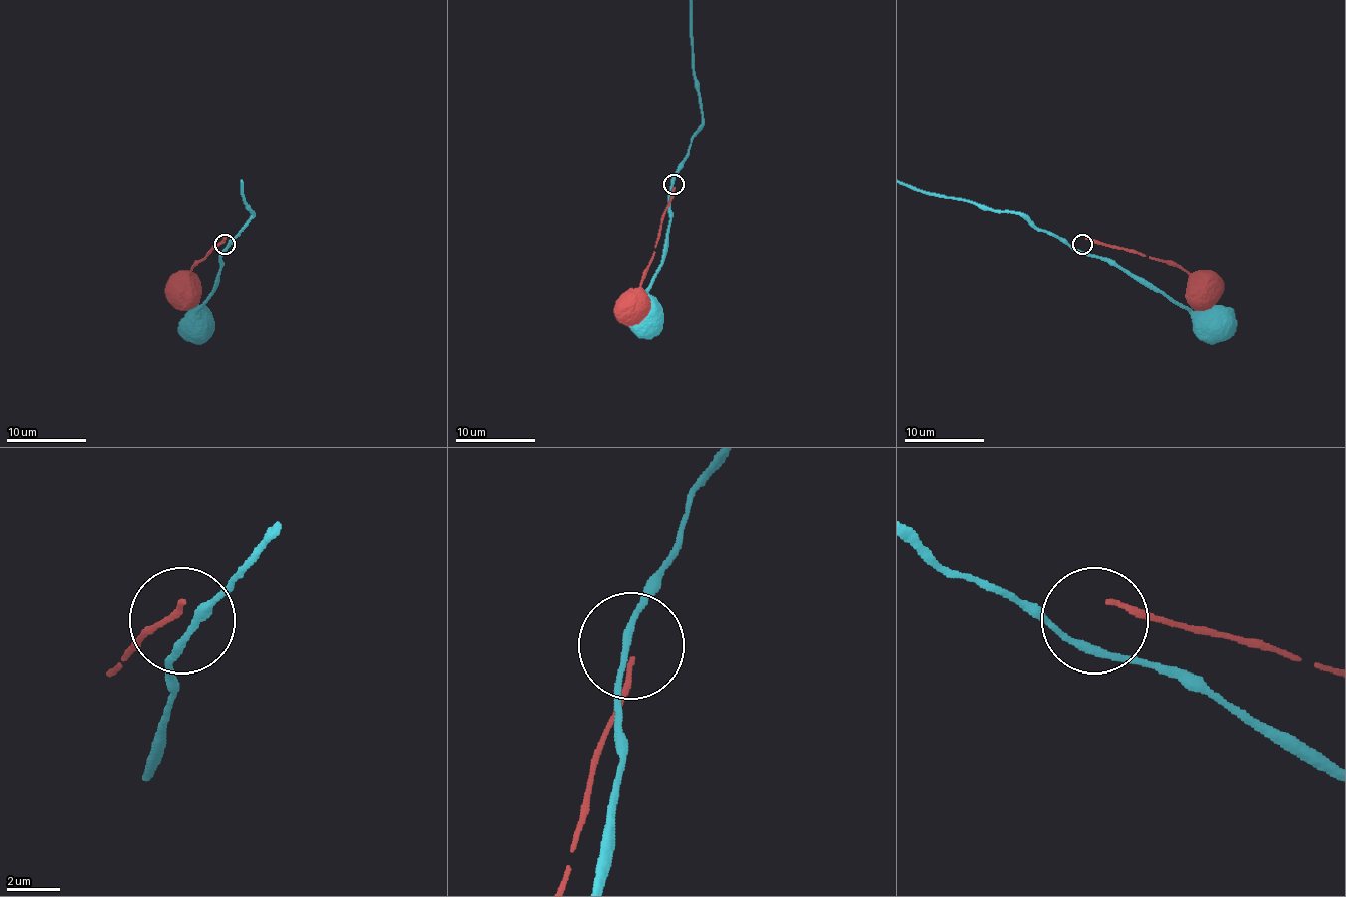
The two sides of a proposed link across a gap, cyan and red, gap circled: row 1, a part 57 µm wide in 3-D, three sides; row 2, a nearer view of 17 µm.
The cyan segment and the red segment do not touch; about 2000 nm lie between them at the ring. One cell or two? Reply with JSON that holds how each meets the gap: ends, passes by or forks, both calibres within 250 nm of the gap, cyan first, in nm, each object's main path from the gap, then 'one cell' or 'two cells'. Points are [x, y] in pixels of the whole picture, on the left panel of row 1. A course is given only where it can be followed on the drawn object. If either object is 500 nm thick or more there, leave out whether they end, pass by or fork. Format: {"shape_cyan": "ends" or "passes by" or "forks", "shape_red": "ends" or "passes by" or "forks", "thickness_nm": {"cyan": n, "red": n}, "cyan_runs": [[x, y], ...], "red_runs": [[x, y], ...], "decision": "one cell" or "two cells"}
{"shape_cyan": "passes by", "shape_red": "ends", "thickness_nm": {"cyan": 280, "red": 170}, "cyan_runs": [[223, 249], [219, 279], [197, 309], [199, 323]], "red_runs": [[226, 239], [187, 275], [185, 293]], "decision": "two cells"}

